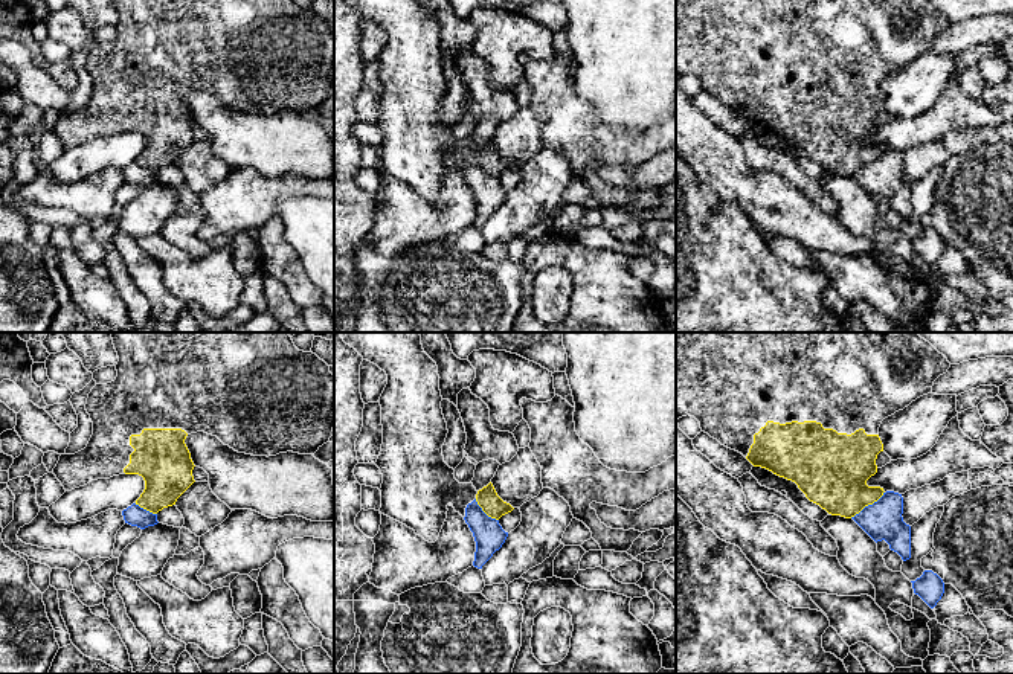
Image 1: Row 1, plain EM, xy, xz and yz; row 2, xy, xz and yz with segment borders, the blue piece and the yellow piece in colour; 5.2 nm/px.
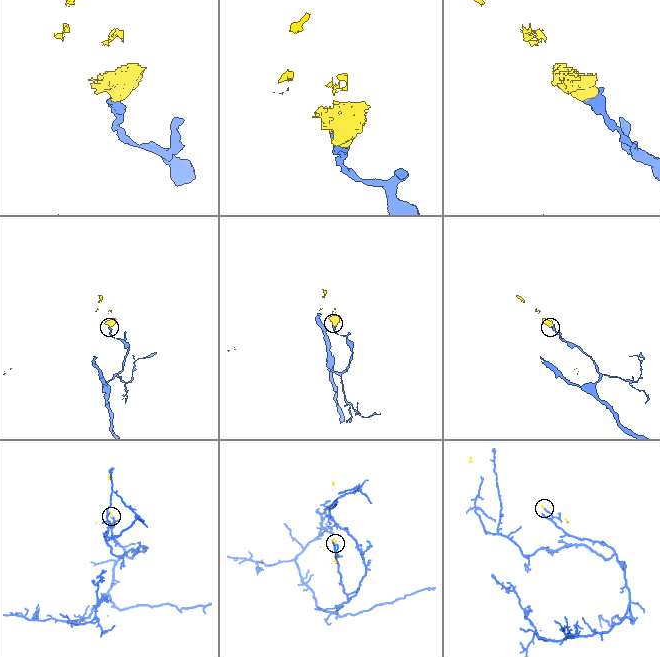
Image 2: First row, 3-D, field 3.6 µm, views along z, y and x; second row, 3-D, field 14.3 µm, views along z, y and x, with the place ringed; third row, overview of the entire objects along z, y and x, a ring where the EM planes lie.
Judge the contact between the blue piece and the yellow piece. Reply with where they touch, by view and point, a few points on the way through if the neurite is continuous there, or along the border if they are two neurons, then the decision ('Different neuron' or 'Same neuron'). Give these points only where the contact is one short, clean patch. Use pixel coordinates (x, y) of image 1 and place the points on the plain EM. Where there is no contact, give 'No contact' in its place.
Touches blue at yz (868, 163). Boundary: yz (884, 150), (876, 159), (850, 176). Different neuron

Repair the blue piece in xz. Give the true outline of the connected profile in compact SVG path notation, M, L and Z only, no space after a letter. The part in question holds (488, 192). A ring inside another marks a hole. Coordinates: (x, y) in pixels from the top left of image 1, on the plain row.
M476 157L467 163L464 178L476 200L473 224L482 227L493 212L502 206L508 191L502 188L499 178L488 175L482 169Z

